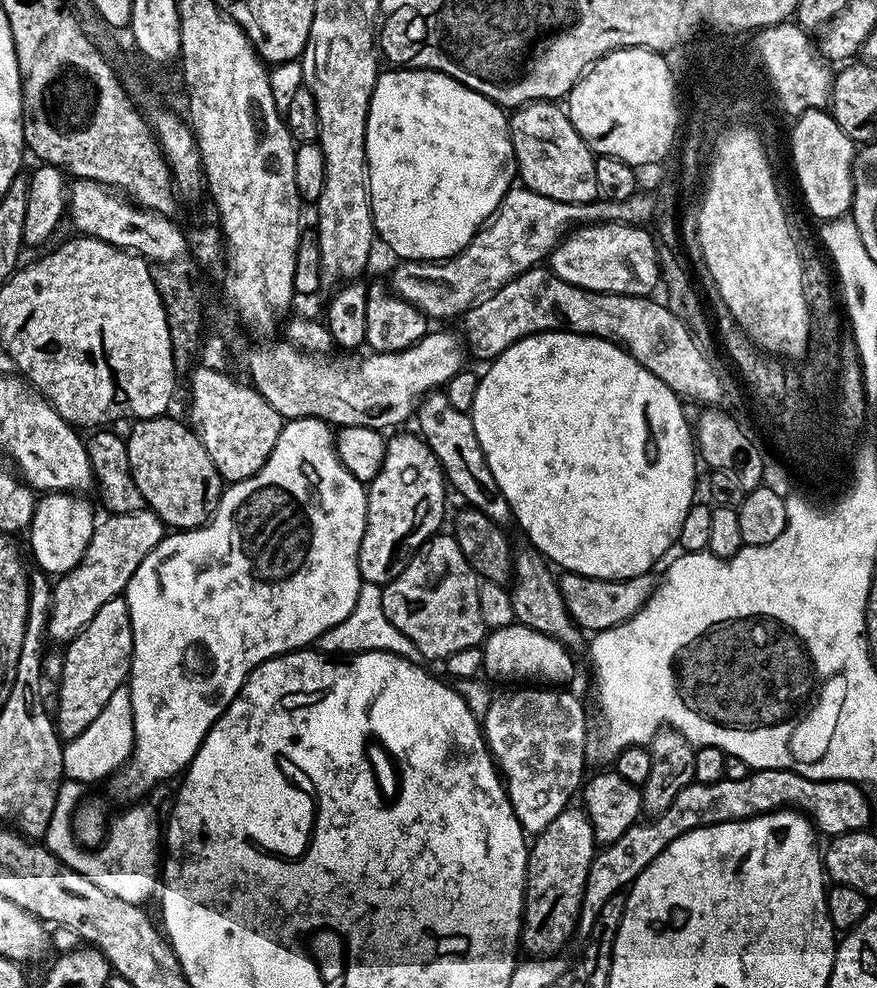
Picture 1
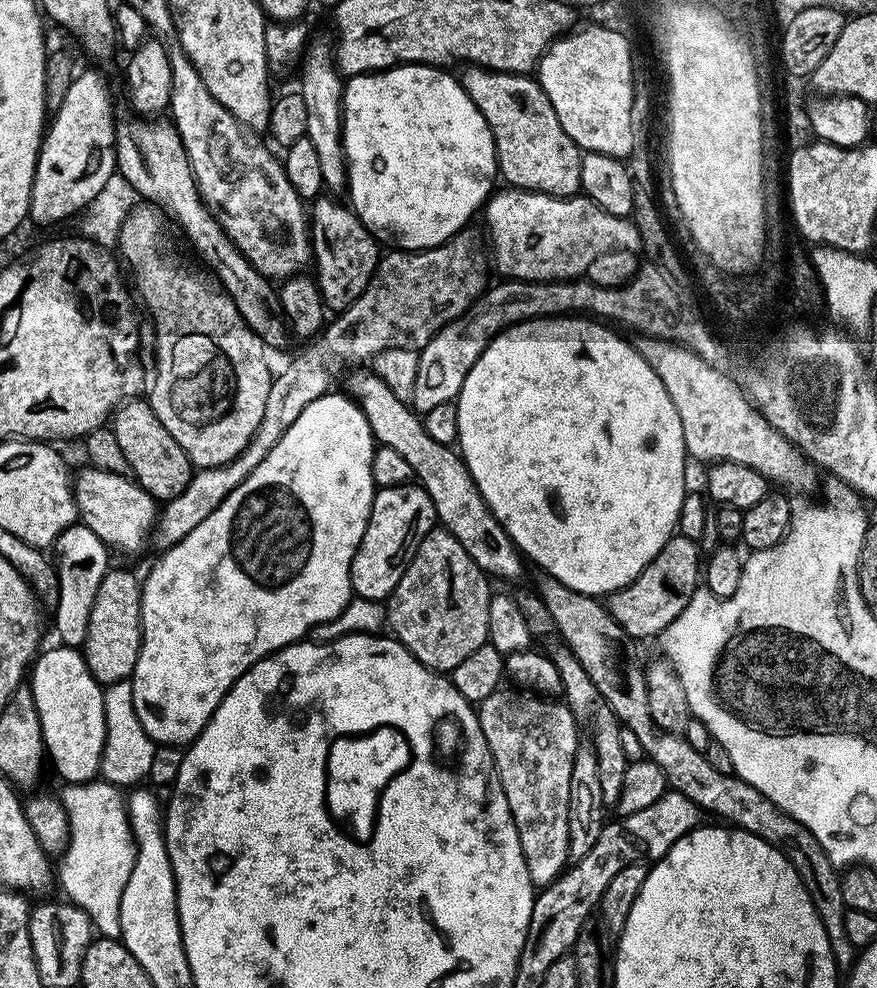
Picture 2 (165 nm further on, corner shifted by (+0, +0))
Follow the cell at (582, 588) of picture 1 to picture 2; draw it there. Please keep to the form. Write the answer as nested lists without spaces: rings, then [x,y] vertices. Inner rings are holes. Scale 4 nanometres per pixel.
[[[677,534],[666,542],[666,546],[662,546],[660,553],[644,567],[642,574],[638,574],[636,580],[631,580],[625,588],[620,588],[607,597],[606,607],[608,613],[614,618],[614,622],[618,622],[618,626],[622,626],[622,630],[626,630],[626,634],[630,634],[637,642],[644,642],[647,636],[659,637],[661,632],[668,629],[670,622],[674,622],[678,618],[678,614],[682,614],[682,610],[686,610],[686,606],[692,595],[696,593],[701,580],[702,553],[697,548],[697,541]]]

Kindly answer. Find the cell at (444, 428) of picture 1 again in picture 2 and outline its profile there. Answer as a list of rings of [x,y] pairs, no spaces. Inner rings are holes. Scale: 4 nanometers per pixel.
[[[540,574],[534,591],[542,598],[542,602],[546,602],[546,610],[550,610],[550,615],[554,618],[559,639],[568,645],[574,658],[582,662],[582,670],[590,674],[590,682],[594,682],[600,699],[608,703],[610,710],[614,710],[621,725],[634,730],[638,742],[642,742],[645,757],[655,762],[662,774],[666,774],[669,789],[686,794],[686,798],[690,798],[690,802],[694,802],[701,811],[710,811],[726,818],[727,823],[770,842],[788,857],[795,872],[802,878],[823,929],[826,930],[837,969],[842,972],[851,971],[856,964],[858,950],[846,936],[845,914],[848,907],[842,898],[836,866],[830,862],[822,846],[818,845],[818,840],[796,819],[777,808],[756,787],[750,786],[735,774],[719,773],[710,765],[703,751],[690,746],[683,735],[661,732],[656,727],[654,718],[650,718],[644,673],[646,664],[643,659],[640,661],[641,645],[630,634],[626,634],[626,630],[622,630],[618,622],[614,622],[607,607],[597,597],[570,590],[570,586],[547,574]]]

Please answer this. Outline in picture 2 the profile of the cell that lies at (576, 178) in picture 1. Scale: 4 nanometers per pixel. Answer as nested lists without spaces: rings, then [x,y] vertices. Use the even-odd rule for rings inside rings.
[[[468,66],[463,70],[465,72],[459,73],[458,79],[490,126],[496,147],[496,166],[505,185],[561,198],[577,195],[581,191],[582,149],[574,143],[570,134],[566,134],[566,130],[562,130],[562,122],[558,122],[558,114],[554,114],[554,106],[550,106],[550,98],[546,98],[540,88],[539,79],[518,72],[493,72],[491,68],[479,66]]]

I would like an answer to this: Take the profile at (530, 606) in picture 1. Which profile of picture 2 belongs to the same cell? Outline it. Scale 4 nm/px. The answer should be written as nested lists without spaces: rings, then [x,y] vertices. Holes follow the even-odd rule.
[[[552,642],[546,652],[547,659],[551,660],[552,667],[558,670],[562,678],[563,703],[568,705],[568,709],[576,715],[577,721],[588,723],[588,728],[592,731],[590,743],[594,754],[598,758],[598,786],[602,786],[602,798],[605,805],[614,806],[622,792],[622,777],[625,776],[630,761],[626,758],[626,750],[622,750],[622,727],[619,718],[610,710],[610,706],[600,699],[598,690],[594,682],[590,682],[590,674],[582,670],[582,662],[574,658],[574,654],[563,642]]]

